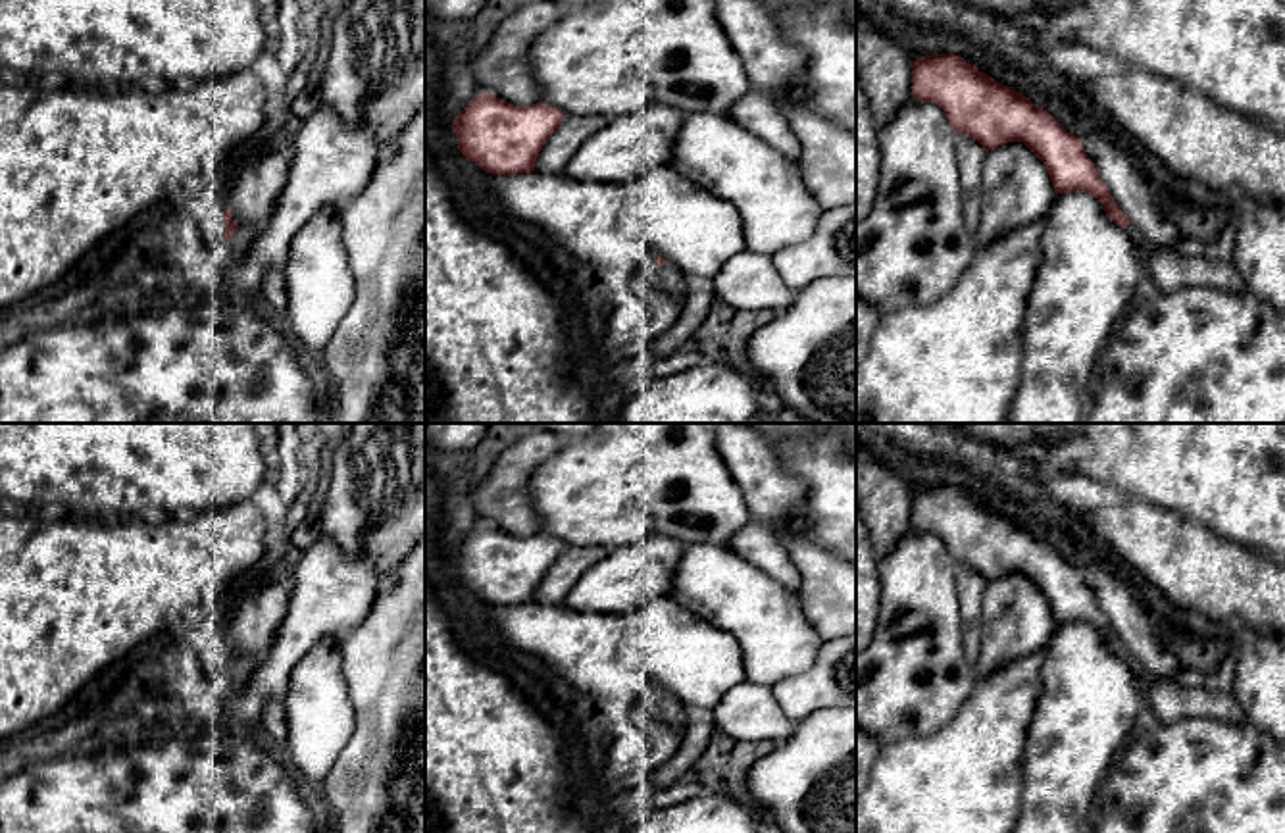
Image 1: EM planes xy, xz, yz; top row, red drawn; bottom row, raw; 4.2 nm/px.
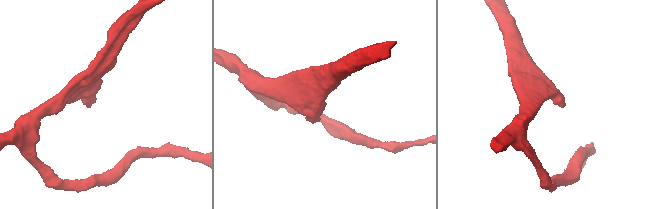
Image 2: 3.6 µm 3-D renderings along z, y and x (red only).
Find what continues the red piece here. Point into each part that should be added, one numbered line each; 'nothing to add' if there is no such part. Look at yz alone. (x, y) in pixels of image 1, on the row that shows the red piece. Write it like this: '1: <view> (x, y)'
1: yz (1168, 270)

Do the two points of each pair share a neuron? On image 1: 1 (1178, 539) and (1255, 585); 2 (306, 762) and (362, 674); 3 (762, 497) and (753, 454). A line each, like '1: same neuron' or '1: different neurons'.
1: same neuron
2: different neurons
3: same neuron

